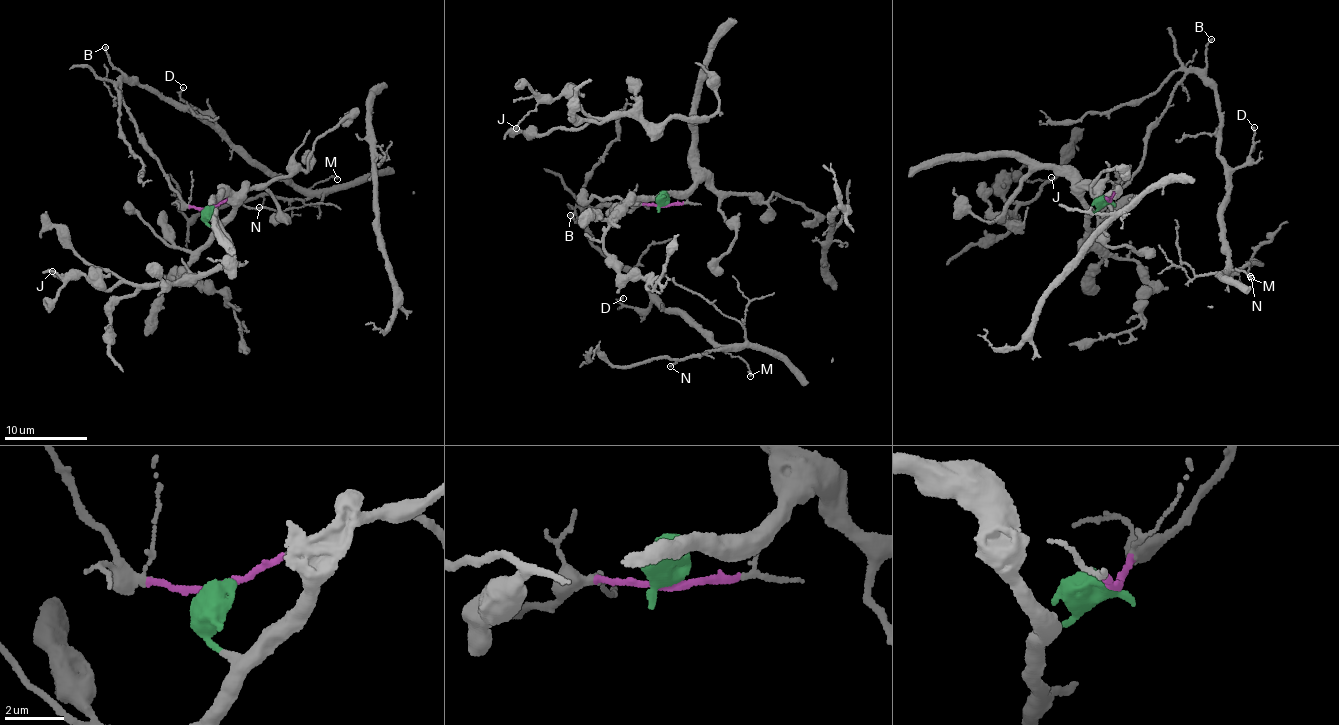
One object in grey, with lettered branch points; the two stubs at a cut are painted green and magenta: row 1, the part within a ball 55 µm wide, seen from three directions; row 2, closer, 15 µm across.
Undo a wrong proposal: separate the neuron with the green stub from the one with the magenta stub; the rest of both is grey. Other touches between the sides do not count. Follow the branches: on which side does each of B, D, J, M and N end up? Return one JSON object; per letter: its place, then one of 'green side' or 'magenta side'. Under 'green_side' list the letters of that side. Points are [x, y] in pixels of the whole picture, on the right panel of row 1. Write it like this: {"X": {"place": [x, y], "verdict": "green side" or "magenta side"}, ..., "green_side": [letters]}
{"B": {"place": [1211, 39], "verdict": "magenta side"}, "D": {"place": [1254, 127], "verdict": "magenta side"}, "J": {"place": [1051, 177], "verdict": "green side"}, "M": {"place": [1251, 278], "verdict": "magenta side"}, "N": {"place": [1250, 276], "verdict": "magenta side"}, "green_side": ["J"]}

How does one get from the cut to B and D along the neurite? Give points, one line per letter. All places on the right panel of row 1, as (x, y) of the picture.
B: (1109, 200), (1139, 166), (1148, 129), (1160, 116), (1181, 79), (1189, 72), (1201, 73), (1206, 68), (1212, 39)
D: (1109, 200), (1189, 72), (1217, 93), (1215, 147), (1229, 168), (1247, 162), (1254, 127)

